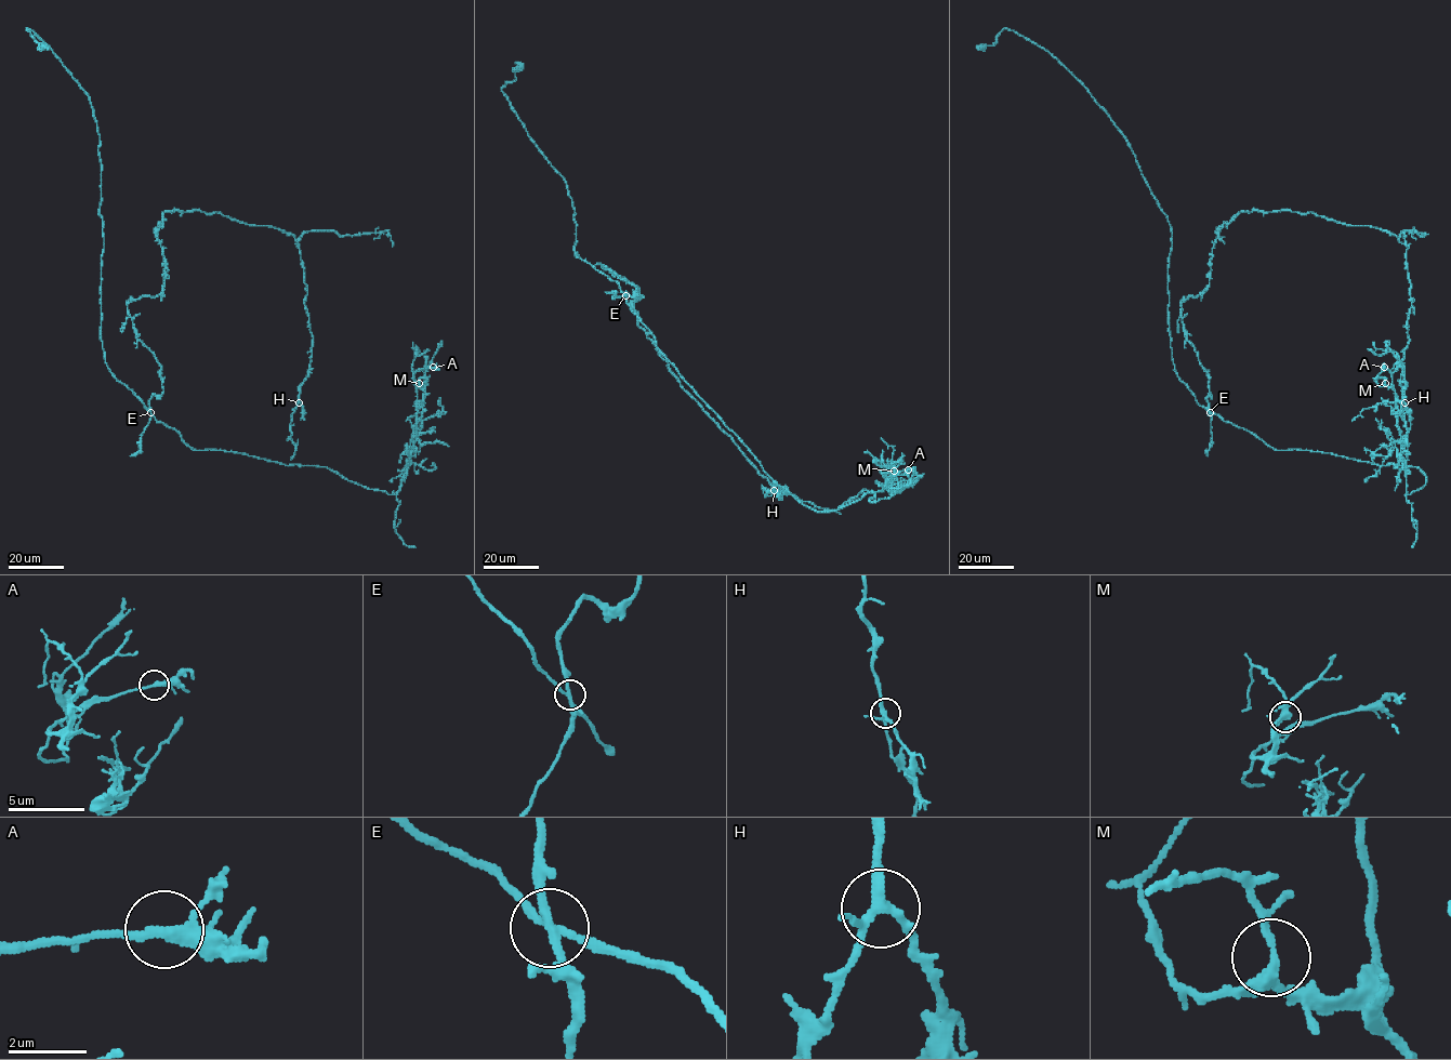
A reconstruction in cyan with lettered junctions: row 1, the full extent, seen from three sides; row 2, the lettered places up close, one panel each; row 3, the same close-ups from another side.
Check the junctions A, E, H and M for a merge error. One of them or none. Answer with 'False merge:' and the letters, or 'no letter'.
False merge: E

